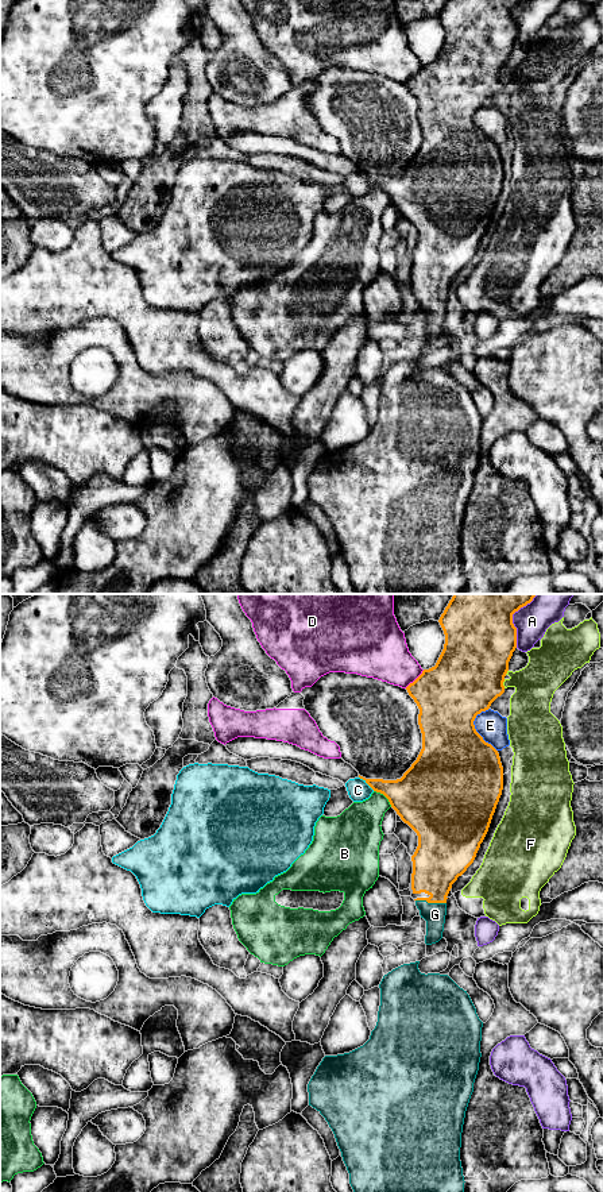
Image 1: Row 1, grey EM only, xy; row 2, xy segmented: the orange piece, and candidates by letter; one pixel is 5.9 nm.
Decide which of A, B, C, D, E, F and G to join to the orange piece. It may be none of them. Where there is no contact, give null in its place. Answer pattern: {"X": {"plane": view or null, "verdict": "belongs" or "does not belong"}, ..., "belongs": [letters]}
{"A": {"plane": "xy", "verdict": "does not belong"}, "B": {"plane": "xy", "verdict": "does not belong"}, "C": {"plane": "xy", "verdict": "does not belong"}, "D": {"plane": "xy", "verdict": "does not belong"}, "E": {"plane": "xy", "verdict": "does not belong"}, "F": {"plane": "xy", "verdict": "does not belong"}, "G": {"plane": "xy", "verdict": "belongs"}, "belongs": ["G"]}

